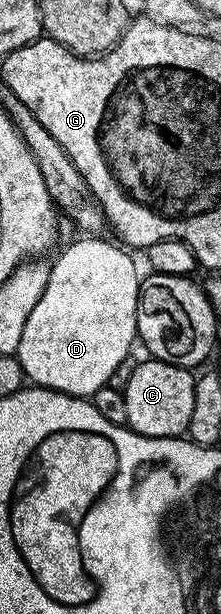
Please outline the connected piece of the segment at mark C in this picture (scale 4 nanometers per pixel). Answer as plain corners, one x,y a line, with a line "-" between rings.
154,357
136,365
124,388
127,426
139,435
154,439
173,439
187,435
189,417
193,417
193,389
196,376
188,368
178,367

